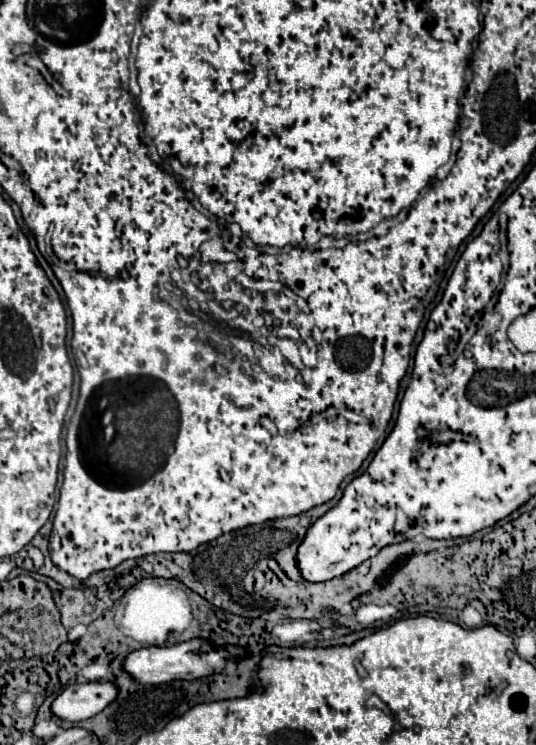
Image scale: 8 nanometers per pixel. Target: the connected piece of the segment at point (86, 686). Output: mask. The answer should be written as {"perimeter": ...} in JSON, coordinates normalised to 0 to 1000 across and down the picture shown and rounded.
{"perimeter":[[[140,917],[125,919],[95,944],[103,962],[118,968],[159,968],[188,957],[218,936],[218,922],[211,917]]]}

